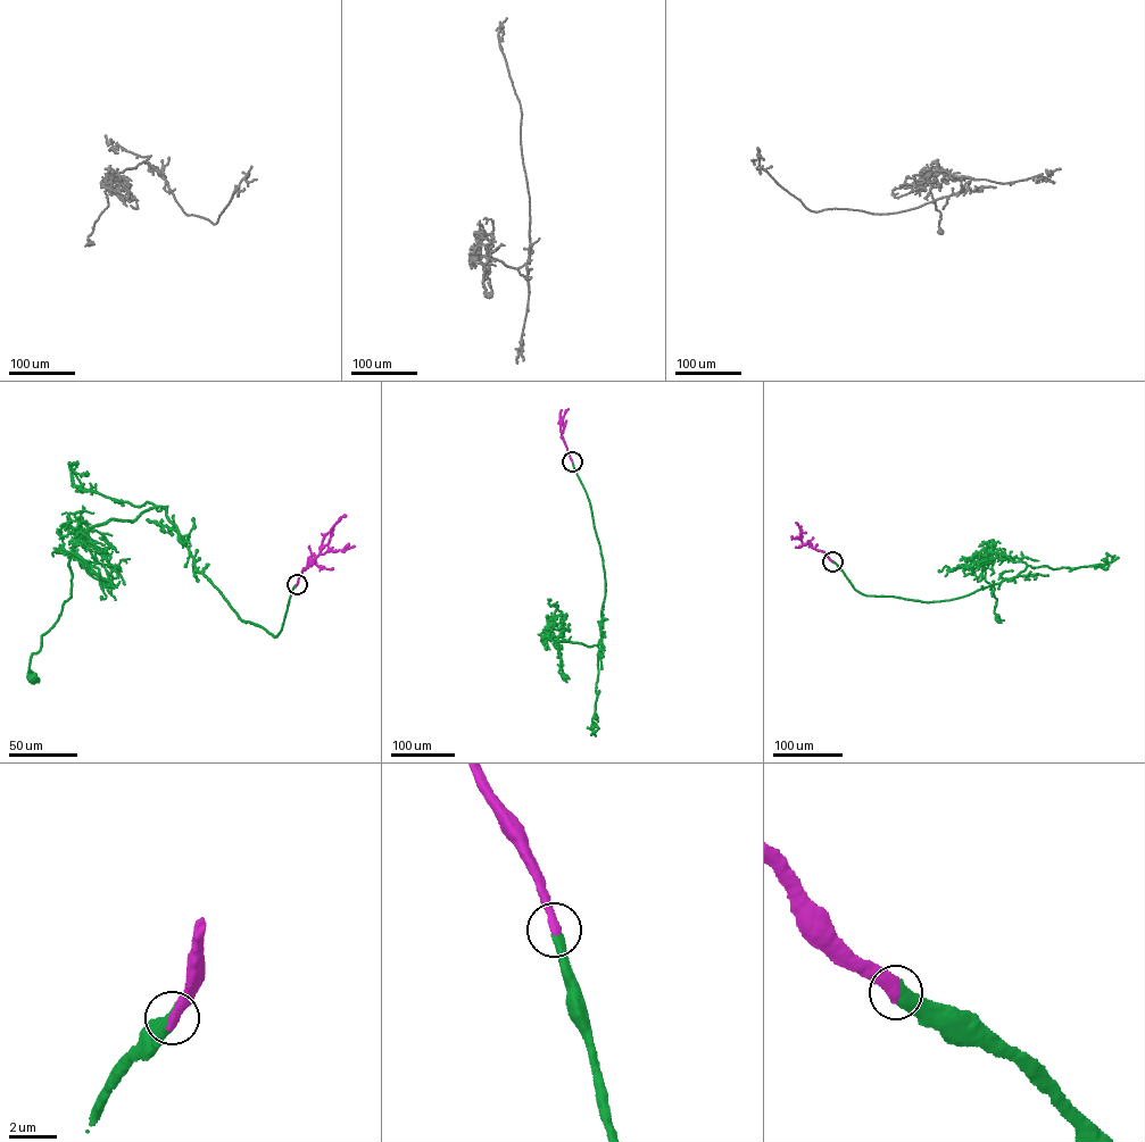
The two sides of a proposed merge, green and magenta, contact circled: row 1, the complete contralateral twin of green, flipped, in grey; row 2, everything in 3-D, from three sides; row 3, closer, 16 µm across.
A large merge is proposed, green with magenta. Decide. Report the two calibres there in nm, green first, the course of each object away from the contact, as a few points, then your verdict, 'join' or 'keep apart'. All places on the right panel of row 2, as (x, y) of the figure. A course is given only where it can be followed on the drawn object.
550/500 nm | green via (832, 561), (864, 594), (928, 602), (961, 598), (1023, 570), (1026, 563), (1004, 555), (981, 559), (998, 619) | magenta via (831, 561), (823, 552), (802, 543), (796, 523) | join

